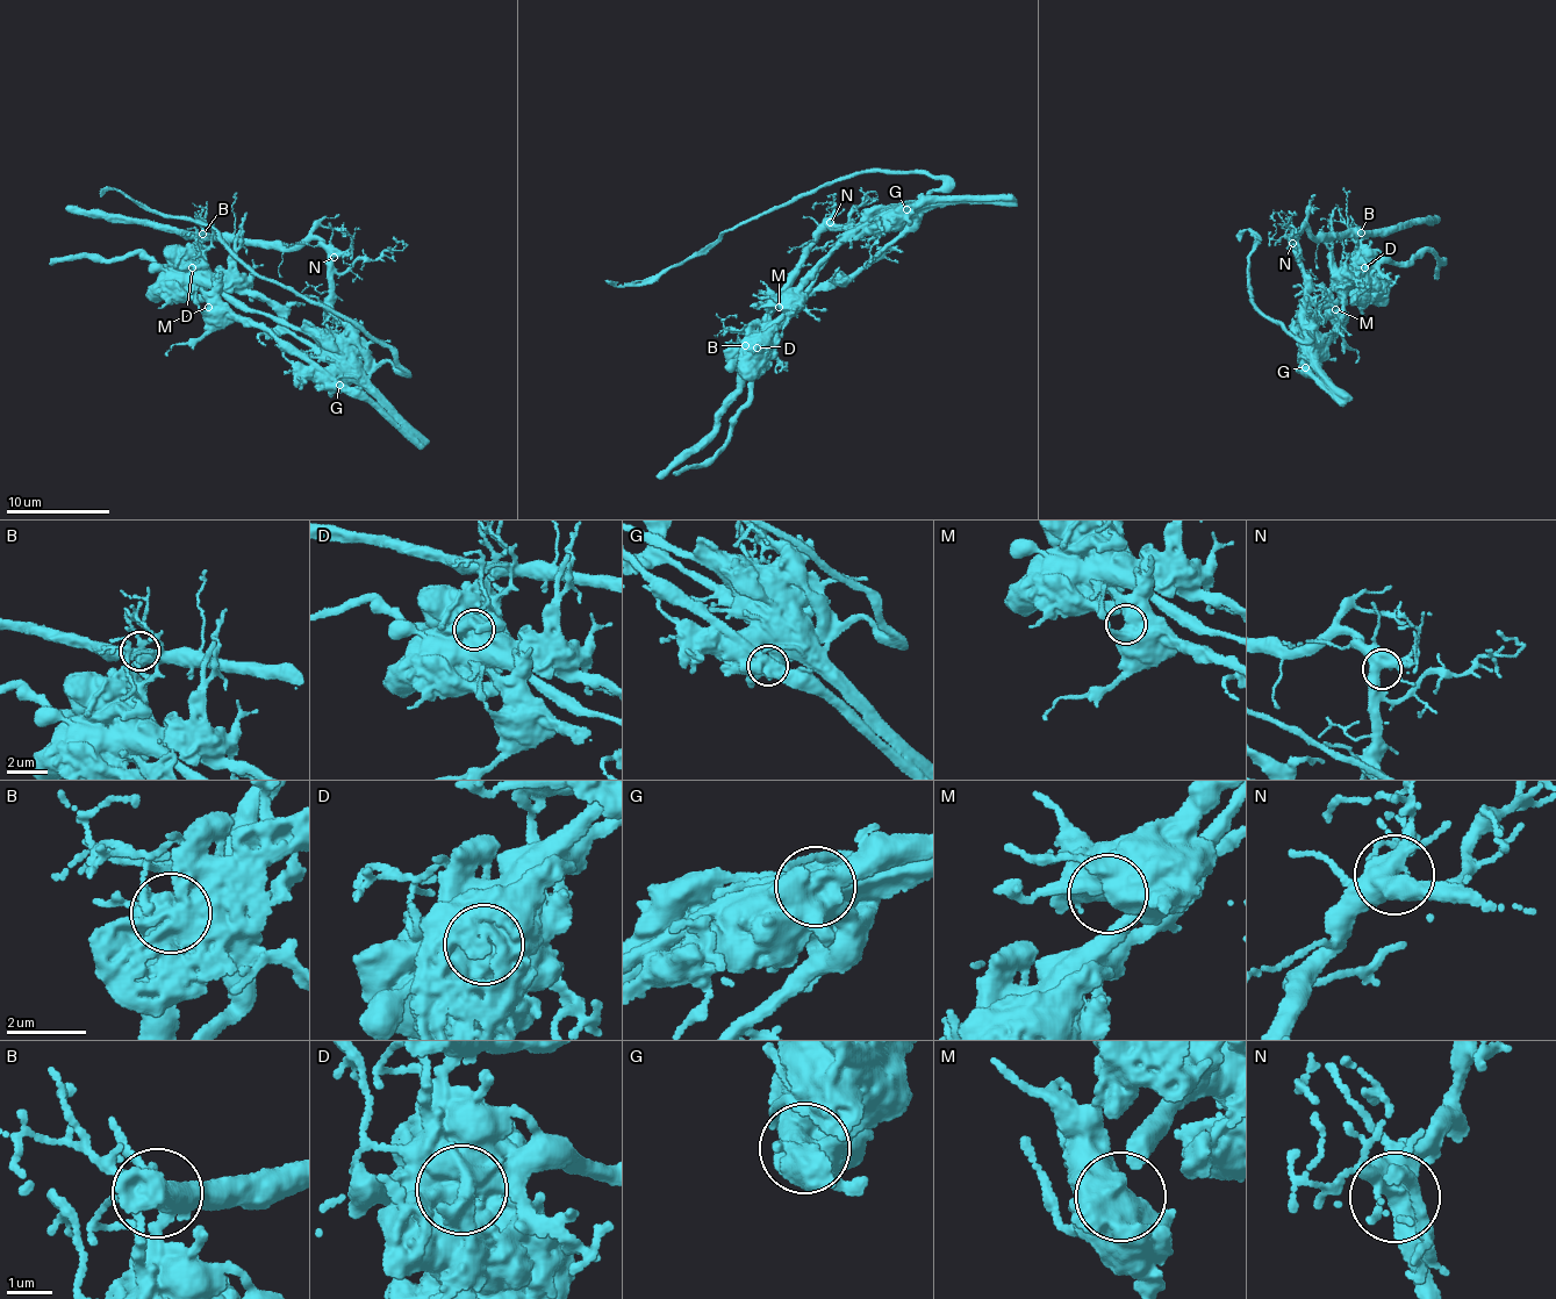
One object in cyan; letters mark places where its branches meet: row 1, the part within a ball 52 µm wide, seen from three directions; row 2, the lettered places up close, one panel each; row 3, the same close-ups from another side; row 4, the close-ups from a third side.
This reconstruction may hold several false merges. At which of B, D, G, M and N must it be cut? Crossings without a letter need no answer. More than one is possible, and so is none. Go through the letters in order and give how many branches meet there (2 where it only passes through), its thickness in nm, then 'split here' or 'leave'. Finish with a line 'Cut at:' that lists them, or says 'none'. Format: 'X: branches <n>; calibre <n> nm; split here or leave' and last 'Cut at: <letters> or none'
B: branches 4; calibre 440 nm; split here
D: branches 1; calibre 1400 nm; split here
G: branches 2; calibre 750 nm; split here
M: branches 1; calibre 950 nm; leave
N: branches 4; calibre 500 nm; leave
Cut at: B, D, G

